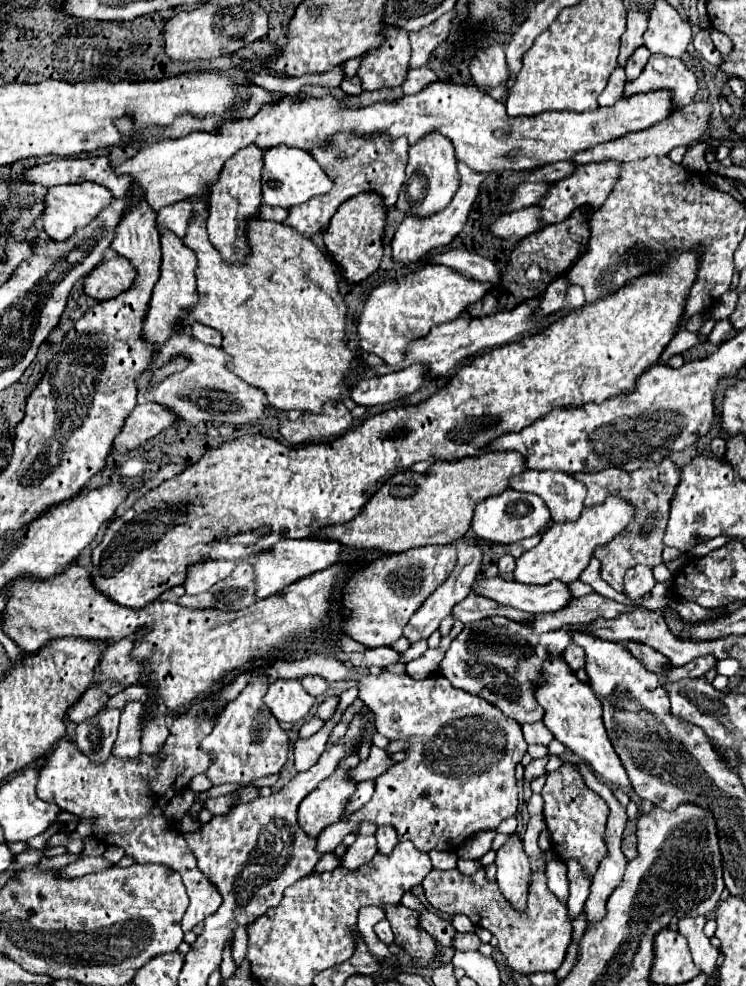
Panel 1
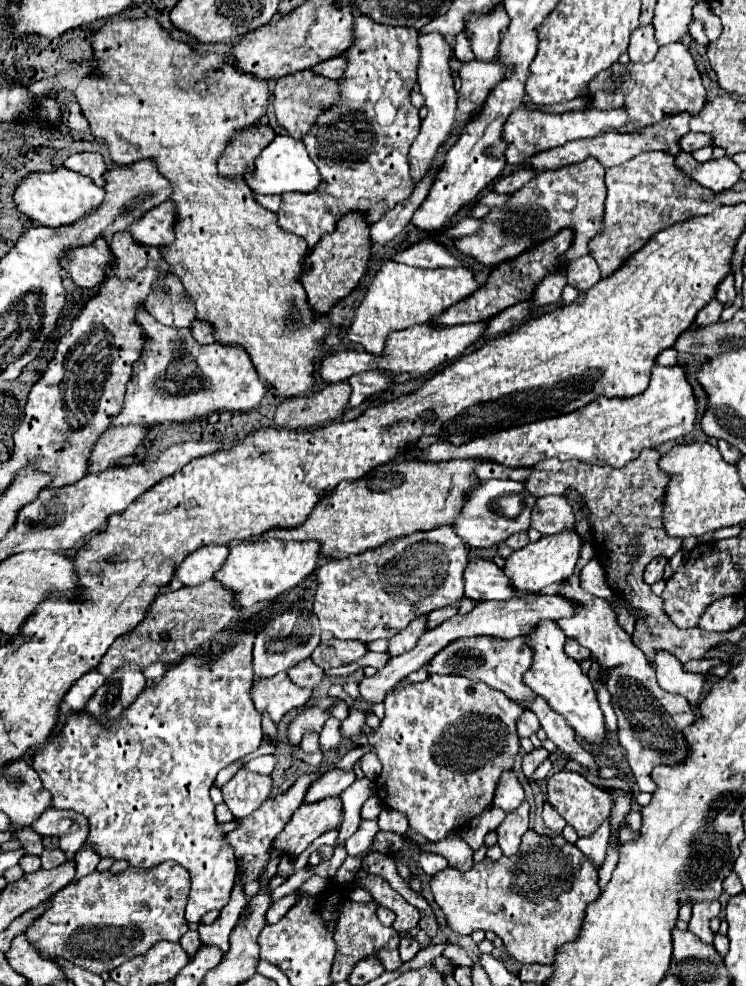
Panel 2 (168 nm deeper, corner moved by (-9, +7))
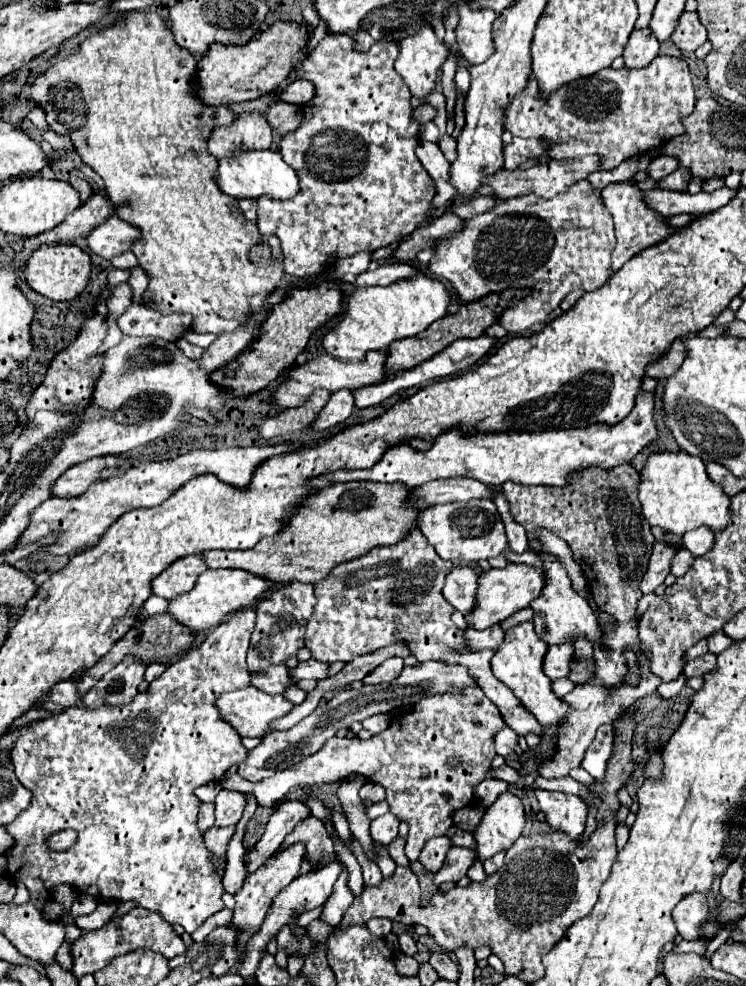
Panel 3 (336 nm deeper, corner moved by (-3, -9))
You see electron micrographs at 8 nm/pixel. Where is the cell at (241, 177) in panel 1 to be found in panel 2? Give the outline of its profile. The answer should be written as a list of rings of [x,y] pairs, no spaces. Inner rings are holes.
[[[269,124],[253,126],[241,132],[241,136],[235,136],[233,144],[225,150],[225,156],[221,156],[219,174],[229,180],[237,180],[237,176],[245,180],[245,176],[255,170],[255,158],[273,140],[273,136],[275,132]]]

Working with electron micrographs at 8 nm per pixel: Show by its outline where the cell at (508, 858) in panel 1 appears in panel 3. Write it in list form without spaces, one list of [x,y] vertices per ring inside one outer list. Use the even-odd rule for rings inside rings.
[[[509,790],[499,794],[473,830],[479,862],[483,864],[493,854],[507,850],[521,836],[523,826],[525,812],[521,800]]]

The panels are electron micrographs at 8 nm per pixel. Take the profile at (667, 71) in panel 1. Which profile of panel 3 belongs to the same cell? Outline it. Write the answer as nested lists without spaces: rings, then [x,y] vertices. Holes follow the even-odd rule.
[[[657,56],[649,66],[639,68],[639,70],[603,68],[603,72],[563,84],[561,88],[551,92],[547,100],[543,100],[539,94],[541,92],[539,92],[537,80],[531,74],[525,90],[517,92],[513,102],[507,106],[503,128],[519,138],[537,138],[537,140],[547,142],[547,156],[555,160],[597,154],[601,158],[599,170],[613,170],[623,160],[653,152],[661,148],[665,140],[671,140],[673,136],[683,134],[681,120],[689,116],[689,112],[695,106],[695,90],[691,84],[687,62],[675,56]]]

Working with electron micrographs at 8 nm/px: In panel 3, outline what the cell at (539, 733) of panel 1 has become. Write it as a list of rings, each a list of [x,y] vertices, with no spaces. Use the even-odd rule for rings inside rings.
[[[501,728],[495,734],[495,750],[500,756],[506,757],[513,753],[513,748],[517,746],[519,736],[515,732],[511,732],[511,728]]]

